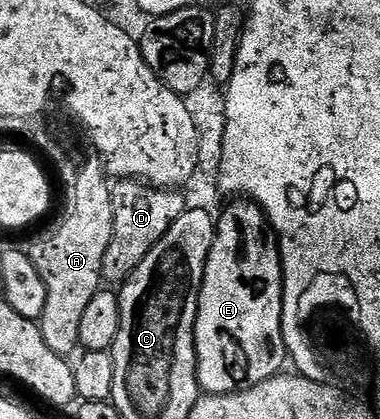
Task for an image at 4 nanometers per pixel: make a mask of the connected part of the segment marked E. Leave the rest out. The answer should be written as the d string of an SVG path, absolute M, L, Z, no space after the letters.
M254 201L228 203L231 204L225 209L223 207L217 215L215 240L213 249L207 255L203 285L199 289L199 312L195 322L199 389L208 395L228 395L244 391L253 385L261 385L280 374L289 359L281 329L283 264L279 258L278 246L269 234L267 216Z

